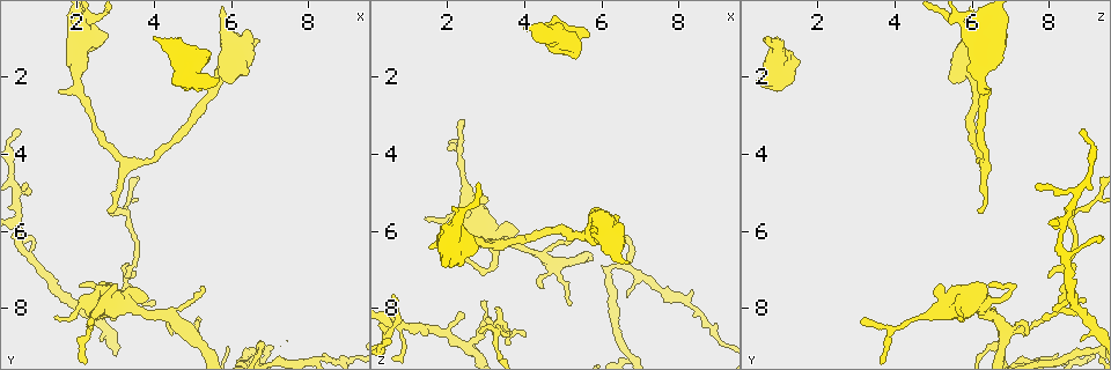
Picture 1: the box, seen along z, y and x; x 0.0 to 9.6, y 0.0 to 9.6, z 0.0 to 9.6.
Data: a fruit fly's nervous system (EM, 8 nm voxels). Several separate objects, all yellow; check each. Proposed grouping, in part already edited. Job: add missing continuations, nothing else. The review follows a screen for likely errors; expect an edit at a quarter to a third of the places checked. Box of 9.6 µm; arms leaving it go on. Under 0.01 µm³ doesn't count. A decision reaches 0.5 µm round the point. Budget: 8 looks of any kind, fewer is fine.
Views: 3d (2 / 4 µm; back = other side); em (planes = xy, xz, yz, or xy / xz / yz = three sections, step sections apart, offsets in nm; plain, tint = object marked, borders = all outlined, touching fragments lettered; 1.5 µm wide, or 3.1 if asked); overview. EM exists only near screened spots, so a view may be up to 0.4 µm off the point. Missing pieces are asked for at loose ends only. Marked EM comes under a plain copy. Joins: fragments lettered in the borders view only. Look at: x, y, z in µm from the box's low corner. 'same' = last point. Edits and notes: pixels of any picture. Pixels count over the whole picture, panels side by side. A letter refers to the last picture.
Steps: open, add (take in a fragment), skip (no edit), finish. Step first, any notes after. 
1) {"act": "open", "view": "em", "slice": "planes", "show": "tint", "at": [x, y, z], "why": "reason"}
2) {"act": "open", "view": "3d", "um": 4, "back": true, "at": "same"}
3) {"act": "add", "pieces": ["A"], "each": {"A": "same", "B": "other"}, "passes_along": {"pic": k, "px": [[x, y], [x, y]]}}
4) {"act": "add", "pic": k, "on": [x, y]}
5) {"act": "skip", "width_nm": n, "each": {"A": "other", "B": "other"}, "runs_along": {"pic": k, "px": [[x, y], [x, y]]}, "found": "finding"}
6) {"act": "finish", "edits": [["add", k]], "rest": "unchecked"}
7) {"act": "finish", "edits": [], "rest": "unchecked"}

{"act": "open", "view": "3d", "um": 2, "at": [6.65, 1.00, 6.90], "why": "thick end"}

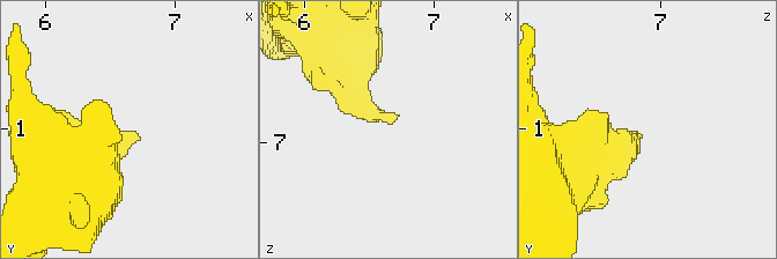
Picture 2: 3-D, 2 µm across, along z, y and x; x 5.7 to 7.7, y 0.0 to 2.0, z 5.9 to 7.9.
{"act": "open", "view": "em", "slice": "planes", "show": "borders", "at": [6.68, 1.04, 6.84], "why": "need the tissue"}

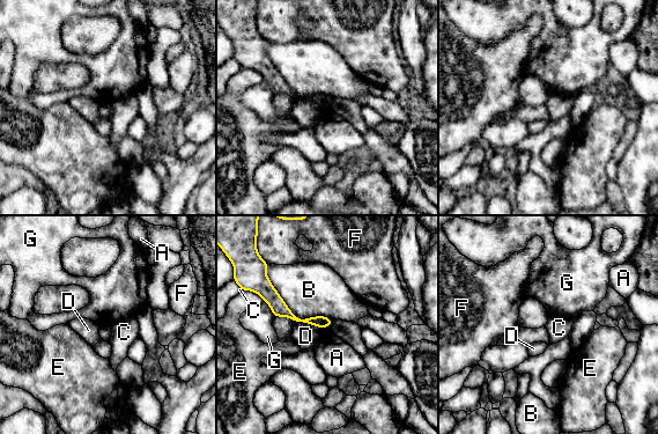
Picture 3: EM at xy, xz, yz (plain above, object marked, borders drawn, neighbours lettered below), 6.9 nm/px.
{"act": "skip", "each": {"A": "other", "B": "other", "C": "other", "D": "other", "E": "other", "F": "other", "G": "other"}, "found": "none of them fits"}

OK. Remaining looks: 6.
{"act": "open", "view": "em", "slice": "planes", "show": "borders", "at": [5.65, 2.15, 0.95], "why": "thick end"}

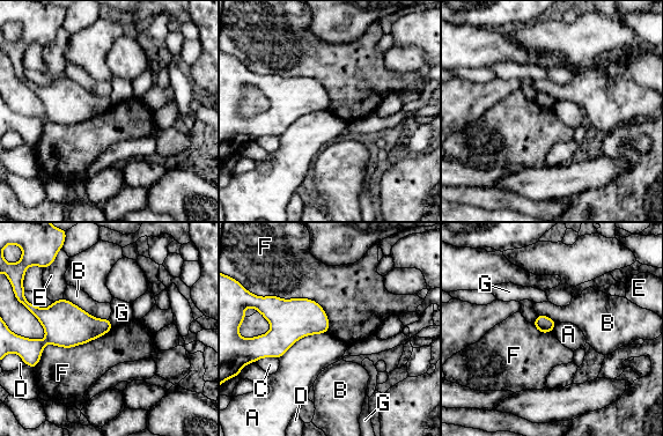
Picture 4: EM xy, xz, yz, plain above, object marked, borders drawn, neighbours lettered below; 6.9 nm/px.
{"act": "skip", "each": {"A": "other", "B": "other", "C": "other", "D": "other", "E": "other", "F": "other", "G": "other"}, "border": {"pic": 4, "px": [[112, 327], [46, 344], [35, 367]]}, "found": "no lettered fragment goes on from it"}

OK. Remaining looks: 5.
{"act": "open", "view": "em", "slice": "planes", "show": "borders", "at": [2.90, 5.45, 6.10], "why": "an open end"}

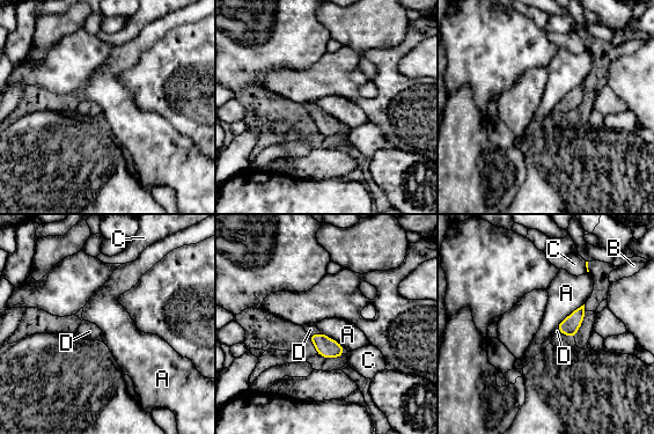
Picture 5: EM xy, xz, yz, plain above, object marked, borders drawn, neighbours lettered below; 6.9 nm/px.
{"act": "add", "pieces": ["D"], "each": {"A": "other", "B": "other", "C": "other", "D": "same"}, "passes_along": {"pic": 5, "px": [[326, 347], [314, 335], [310, 329]]}, "found": "the neuron continues"}

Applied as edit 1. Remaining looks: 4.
{"act": "finish", "edits": [["add", 5]], "rest": "unchecked"}

